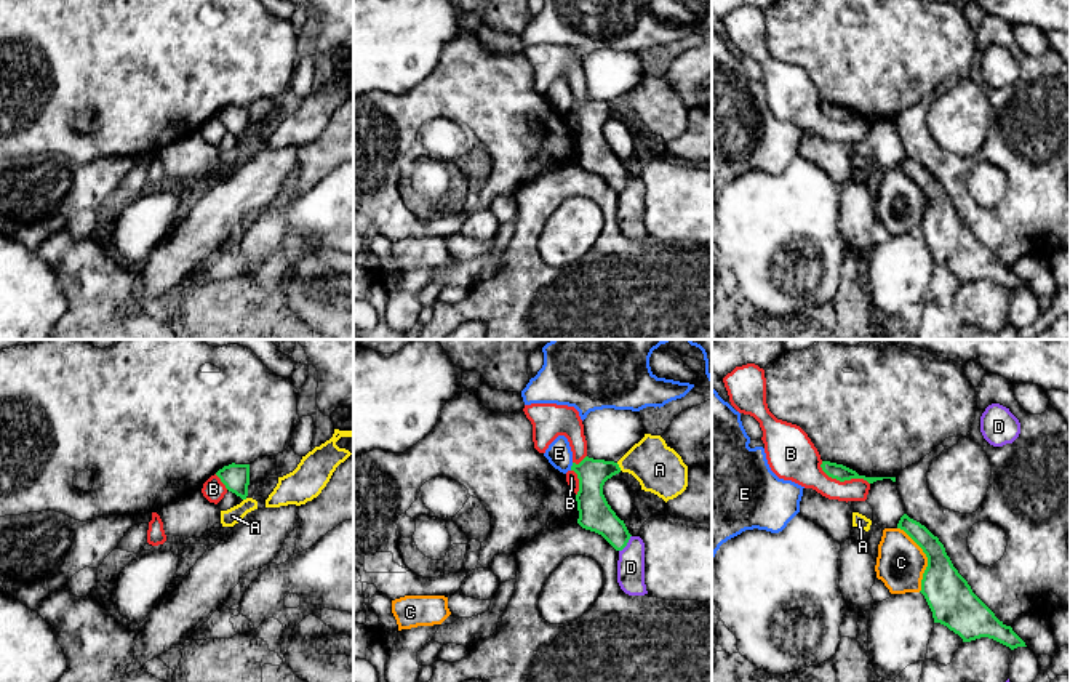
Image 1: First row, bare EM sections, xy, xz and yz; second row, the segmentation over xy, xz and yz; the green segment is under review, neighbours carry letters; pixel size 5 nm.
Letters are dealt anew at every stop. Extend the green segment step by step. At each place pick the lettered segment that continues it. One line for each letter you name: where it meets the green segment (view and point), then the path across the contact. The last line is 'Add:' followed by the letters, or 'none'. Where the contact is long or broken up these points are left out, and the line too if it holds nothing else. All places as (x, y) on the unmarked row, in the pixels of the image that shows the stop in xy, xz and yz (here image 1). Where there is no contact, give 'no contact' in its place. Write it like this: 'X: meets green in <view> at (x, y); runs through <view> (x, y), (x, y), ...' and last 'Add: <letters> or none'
Add: none

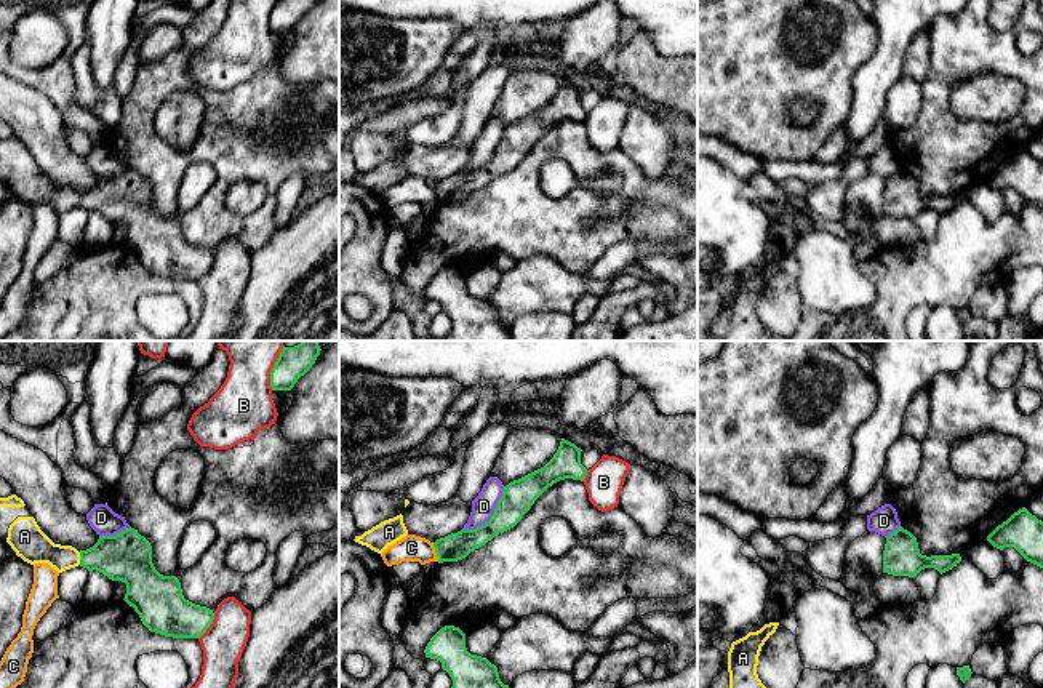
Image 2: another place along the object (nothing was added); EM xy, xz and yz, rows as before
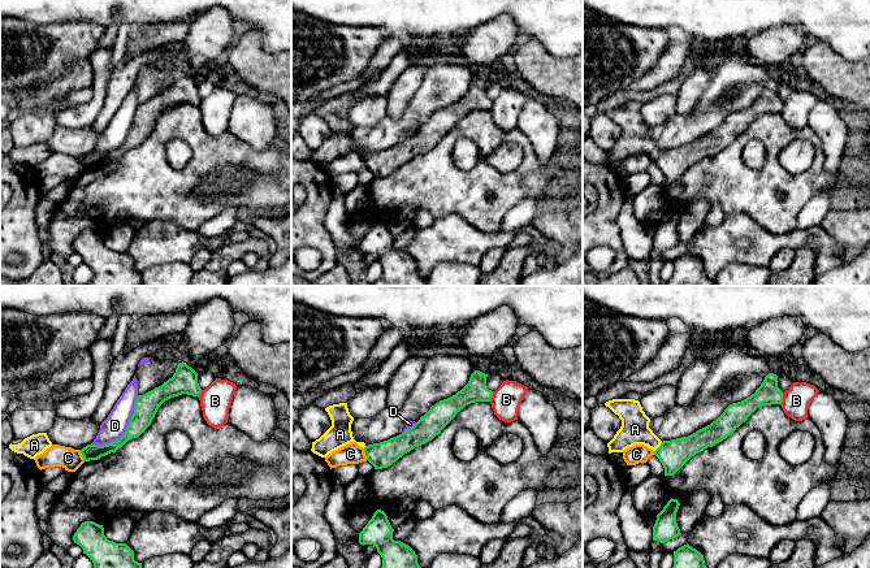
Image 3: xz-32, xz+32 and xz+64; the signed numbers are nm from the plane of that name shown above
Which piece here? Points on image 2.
A: meets green in xy at (80, 200); runs through xy (127, 199), (80, 200), (58, 199), (32, 188)
Add: A

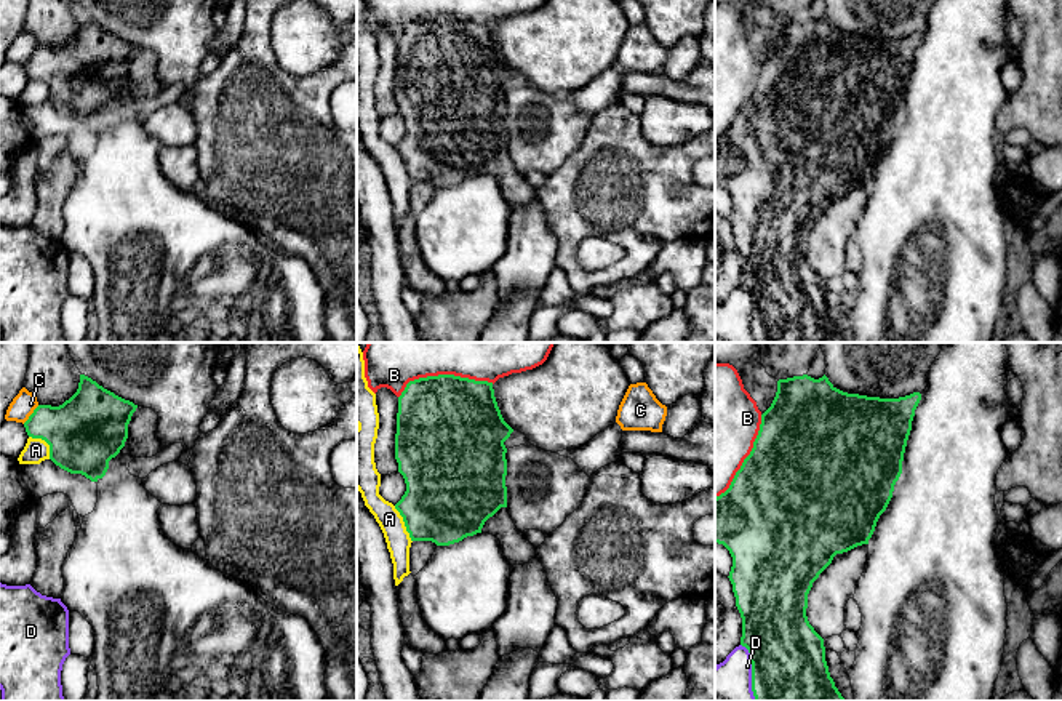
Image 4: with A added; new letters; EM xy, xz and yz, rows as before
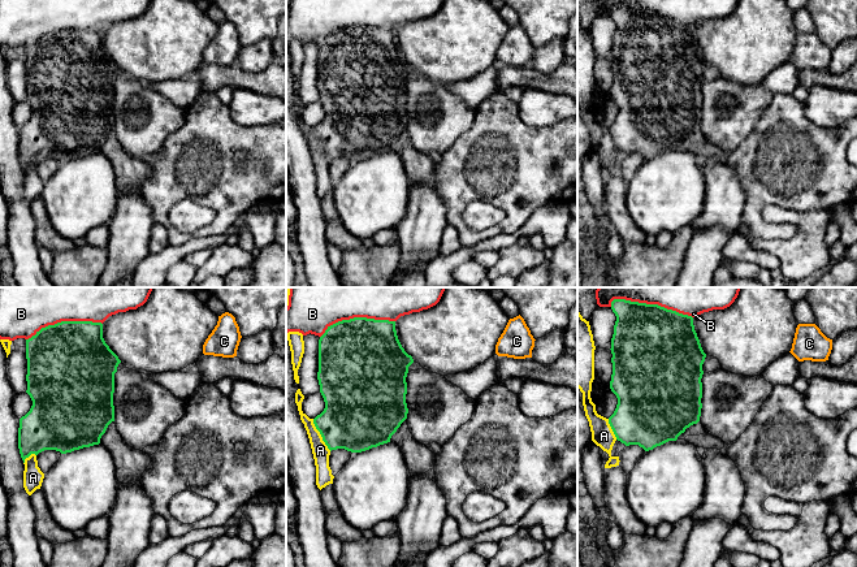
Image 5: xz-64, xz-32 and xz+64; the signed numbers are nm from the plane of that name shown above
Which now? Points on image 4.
Add: none

